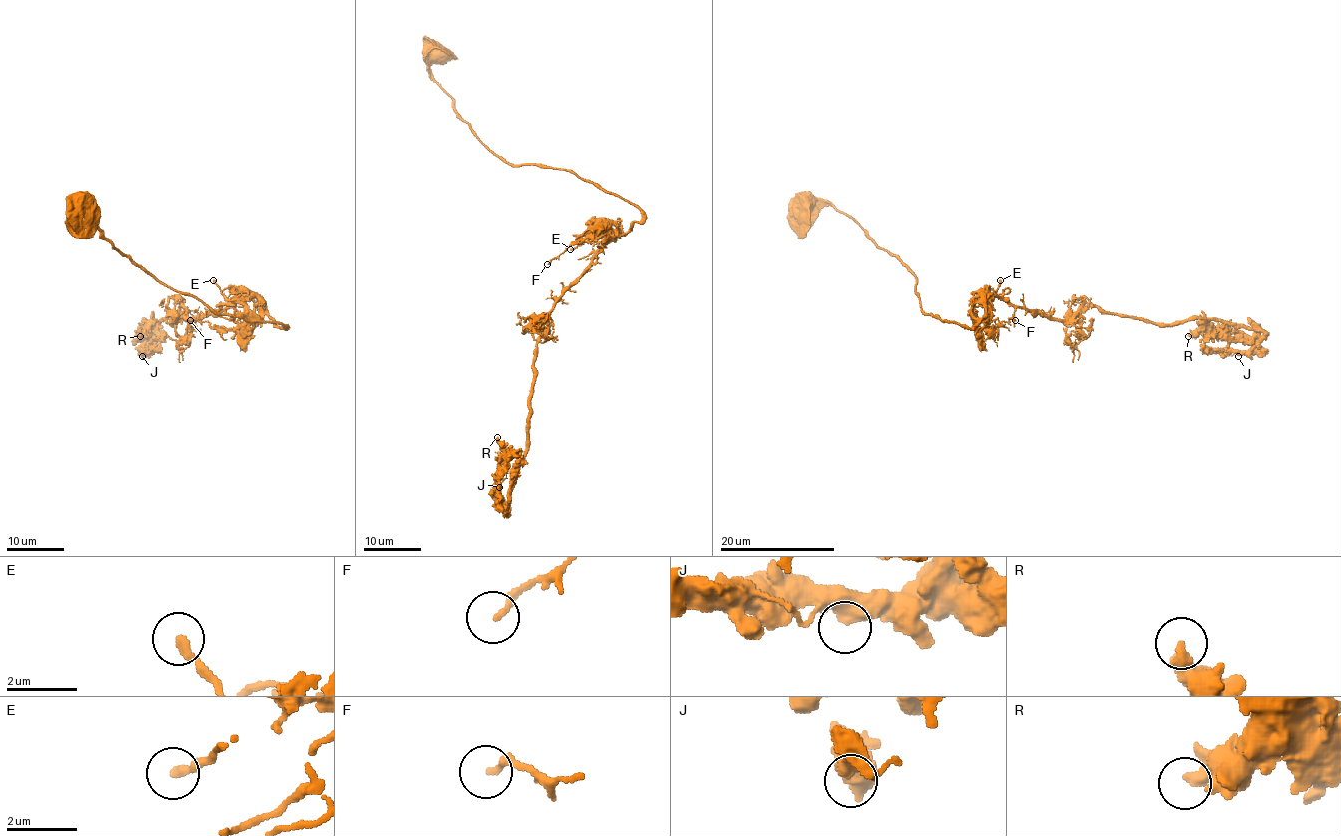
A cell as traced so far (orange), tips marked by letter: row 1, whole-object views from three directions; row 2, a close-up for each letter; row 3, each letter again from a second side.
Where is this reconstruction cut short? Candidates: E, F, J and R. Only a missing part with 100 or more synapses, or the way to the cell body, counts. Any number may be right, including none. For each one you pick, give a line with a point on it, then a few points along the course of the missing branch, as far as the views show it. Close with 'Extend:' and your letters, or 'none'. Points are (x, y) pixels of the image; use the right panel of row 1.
Extend: none

